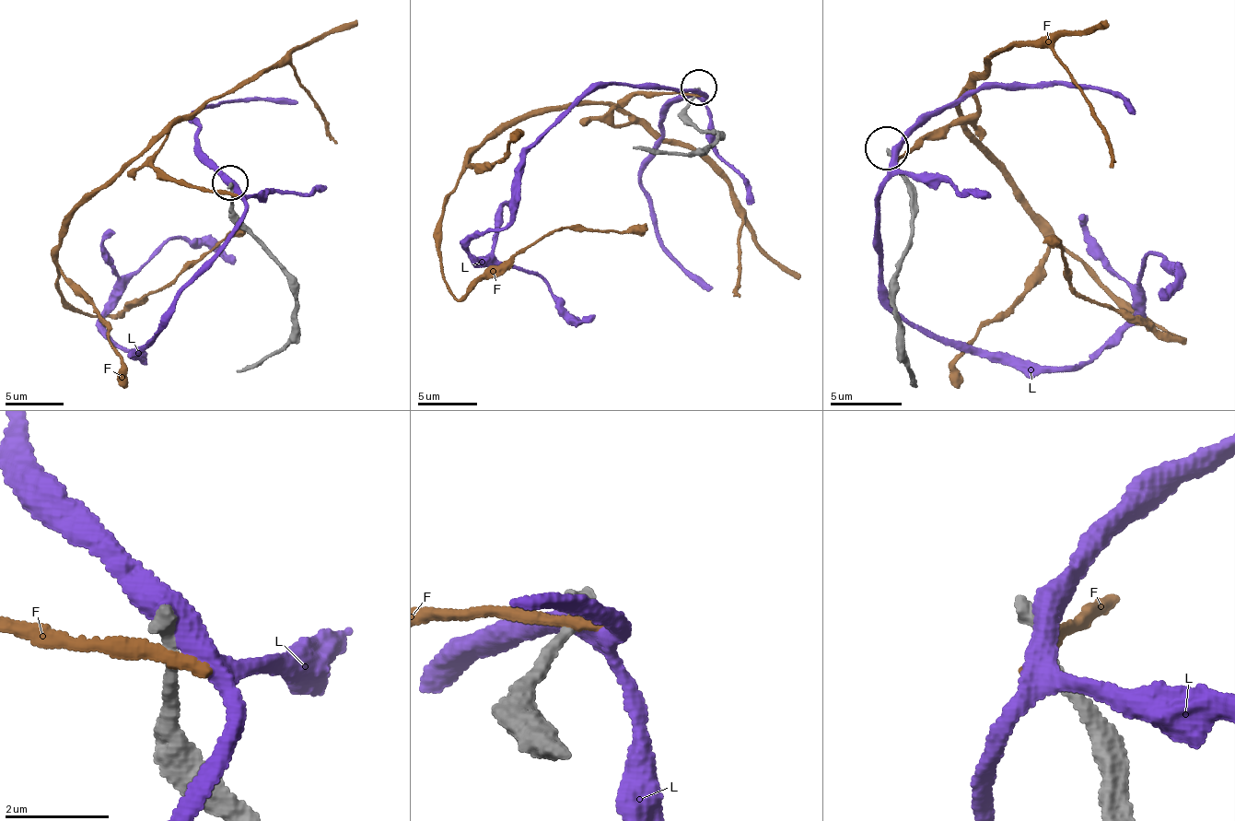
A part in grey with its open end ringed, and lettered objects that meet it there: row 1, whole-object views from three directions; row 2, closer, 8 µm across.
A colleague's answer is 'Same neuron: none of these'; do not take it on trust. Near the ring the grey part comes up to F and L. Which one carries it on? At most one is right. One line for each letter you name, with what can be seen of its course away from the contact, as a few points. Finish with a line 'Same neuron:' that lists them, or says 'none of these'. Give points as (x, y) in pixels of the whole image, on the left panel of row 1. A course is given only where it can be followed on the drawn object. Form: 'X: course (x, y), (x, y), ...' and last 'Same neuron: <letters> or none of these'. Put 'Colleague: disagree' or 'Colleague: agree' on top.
Colleague: agree
Same neuron: none of these

